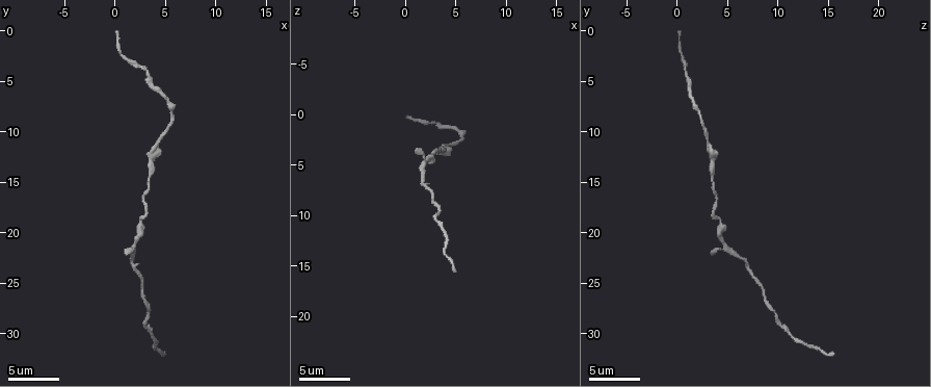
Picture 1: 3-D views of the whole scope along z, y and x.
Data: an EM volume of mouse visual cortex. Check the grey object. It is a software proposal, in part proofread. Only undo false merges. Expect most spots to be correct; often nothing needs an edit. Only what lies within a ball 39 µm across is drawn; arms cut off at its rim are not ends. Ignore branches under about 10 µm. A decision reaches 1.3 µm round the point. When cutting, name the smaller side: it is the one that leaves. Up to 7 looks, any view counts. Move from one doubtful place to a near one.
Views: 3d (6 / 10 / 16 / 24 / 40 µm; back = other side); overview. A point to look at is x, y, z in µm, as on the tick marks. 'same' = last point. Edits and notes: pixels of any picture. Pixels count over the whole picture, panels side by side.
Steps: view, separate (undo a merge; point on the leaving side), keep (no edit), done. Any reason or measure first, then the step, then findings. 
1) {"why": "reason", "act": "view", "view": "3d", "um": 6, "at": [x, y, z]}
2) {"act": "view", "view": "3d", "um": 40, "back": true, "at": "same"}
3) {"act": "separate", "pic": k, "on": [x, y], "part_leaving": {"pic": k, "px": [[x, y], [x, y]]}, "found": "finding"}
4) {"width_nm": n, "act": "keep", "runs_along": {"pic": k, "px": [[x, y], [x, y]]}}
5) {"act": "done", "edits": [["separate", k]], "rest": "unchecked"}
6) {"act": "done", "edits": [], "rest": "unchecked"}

{"act": "view", "view": "3d", "um": 10, "at": [3.0, 17.6, 3.6]}

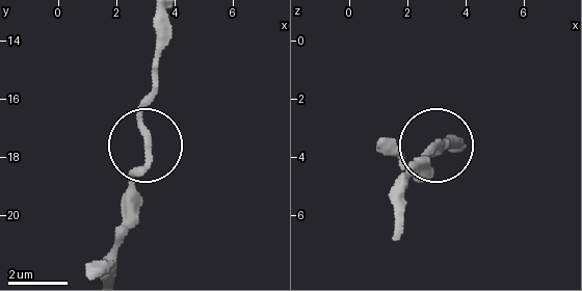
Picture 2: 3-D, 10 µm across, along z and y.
{"act": "keep", "runs_along": {"pic": 2, "px": [[143, 142], [151, 60]]}, "found": "all the same cell"}

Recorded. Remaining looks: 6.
{"why": "thick turns thin", "act": "view", "view": "3d", "um": 16, "at": [2.8, 26.6, 8.6]}

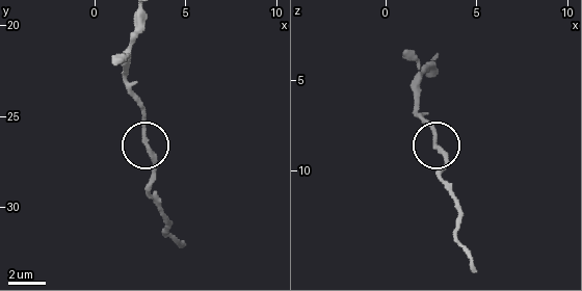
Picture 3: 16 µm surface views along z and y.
{"act": "view", "view": "3d", "um": 16, "back": true, "at": [2.7, 26.3, 8.6]}

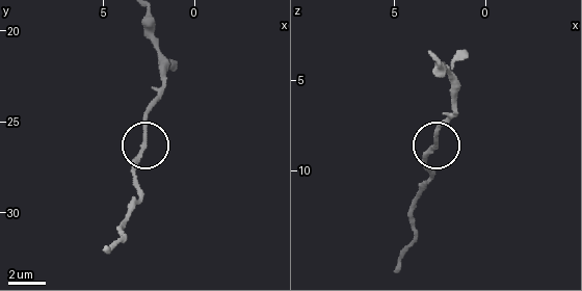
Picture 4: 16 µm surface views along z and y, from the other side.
{"act": "keep", "runs_along": {"pic": 4, "px": [[437, 63], [450, 82], [450, 114], [437, 130], [427, 168]]}, "found": "continuous, no second cell"}

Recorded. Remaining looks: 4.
{"why": "thick turns thin", "act": "view", "view": "3d", "um": 6, "at": [1.8, 22.2, 6.2]}

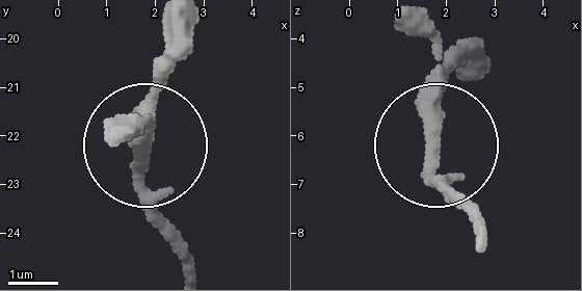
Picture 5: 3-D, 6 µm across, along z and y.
{"act": "keep", "found": "one cell here"}

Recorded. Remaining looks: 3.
{"why": "thick turns thin", "act": "view", "view": "3d", "um": 10, "at": [4.2, 11.2, 3.0]}

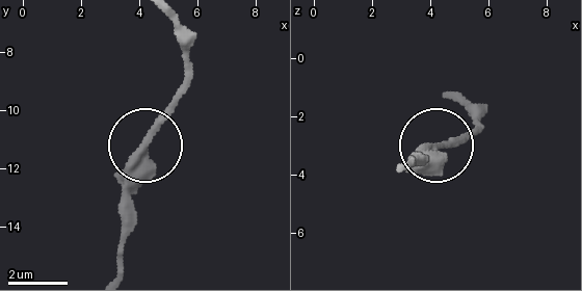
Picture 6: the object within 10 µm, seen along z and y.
{"act": "view", "view": "3d", "um": 6, "at": [4.1, 11.4, 3.1]}

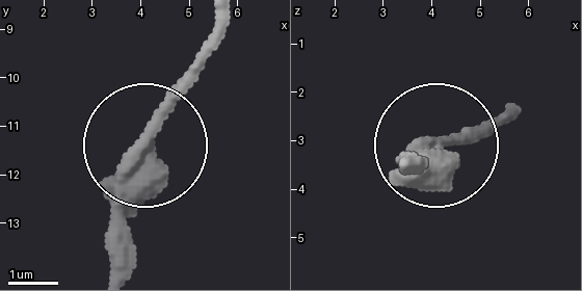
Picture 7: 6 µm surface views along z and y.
{"act": "keep", "runs_along": {"pic": 7, "px": [[404, 168], [512, 118]]}, "found": "all the same cell"}

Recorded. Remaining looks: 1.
{"act": "done", "edits": [], "rest": "unchecked"}

